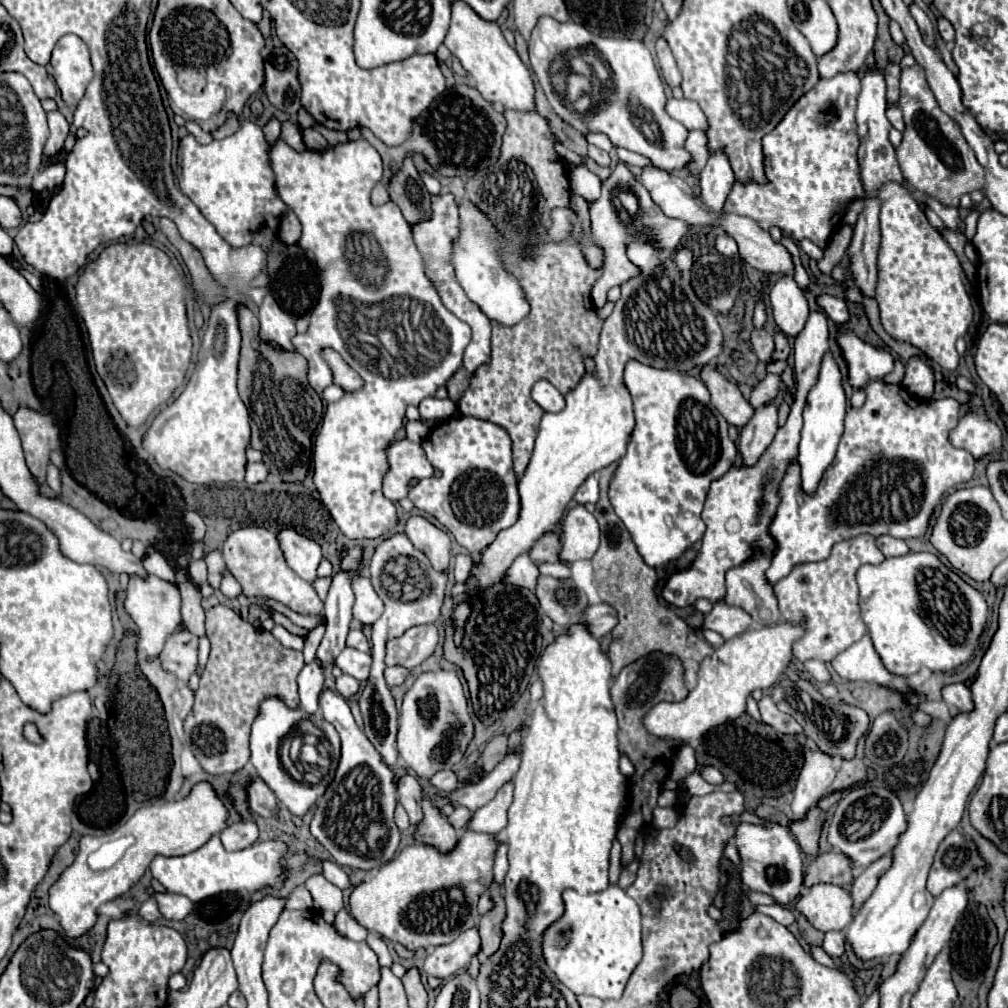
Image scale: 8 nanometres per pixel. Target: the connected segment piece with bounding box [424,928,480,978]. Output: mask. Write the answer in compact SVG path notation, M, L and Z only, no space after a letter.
M470 928L466 932L462 932L462 936L458 936L458 940L450 942L450 944L442 944L436 946L434 952L426 958L424 962L424 970L430 976L440 976L440 978L448 978L452 976L456 970L466 968L468 962L472 960L472 956L476 956L480 950L480 936L476 928Z

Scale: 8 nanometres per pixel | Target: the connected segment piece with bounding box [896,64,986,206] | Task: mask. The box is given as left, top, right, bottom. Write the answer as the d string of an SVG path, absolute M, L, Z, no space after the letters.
M920 64L902 70L900 108L904 112L906 130L902 144L896 148L896 158L906 178L904 186L920 190L946 206L958 206L962 194L984 190L984 168L978 164L974 150L960 134L958 124L946 116L942 108L938 108L934 92L930 92L930 86L926 84L926 72L922 72Z

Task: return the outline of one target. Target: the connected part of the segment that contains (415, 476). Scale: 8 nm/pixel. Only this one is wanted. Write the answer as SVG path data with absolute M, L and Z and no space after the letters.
M408 438L404 440L392 440L386 446L386 458L388 458L388 472L384 476L384 496L392 502L406 498L410 480L422 480L432 476L434 468L426 460L422 446L410 442Z

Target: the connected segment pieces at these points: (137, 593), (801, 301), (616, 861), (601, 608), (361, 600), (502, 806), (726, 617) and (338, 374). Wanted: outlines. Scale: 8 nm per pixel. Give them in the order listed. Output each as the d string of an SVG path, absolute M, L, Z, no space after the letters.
M130 576L128 588L126 588L126 600L124 608L130 614L130 618L136 622L140 630L140 640L138 648L142 648L148 658L156 658L166 642L166 638L180 626L182 616L180 616L180 590L176 584L162 580L158 576Z
M782 276L770 288L770 302L778 328L788 338L796 338L798 332L802 332L810 312L808 312L808 302L804 298L804 292L798 288L792 276Z
M614 842L614 850L610 854L610 884L616 884L620 876L620 844Z
M596 604L596 606L588 606L578 620L586 620L586 624L590 624L590 632L594 632L594 636L602 638L606 634L612 632L612 628L616 626L618 618L616 618L616 610L608 604Z
M358 576L352 582L352 588L354 588L354 594L356 594L354 618L360 620L362 624L374 624L380 618L384 606L382 606L382 600L378 598L378 594L374 592L374 588L370 584L370 578Z
M512 782L502 786L498 794L480 810L474 812L472 820L468 822L468 830L472 832L482 832L488 836L496 836L506 828L506 812L512 804Z
M718 602L718 604L714 604L712 612L706 614L700 630L714 630L728 640L728 638L734 638L734 636L746 632L752 626L754 626L754 622L752 622L750 614L746 614L740 608L728 606L726 602Z
M324 348L322 350L322 358L328 362L332 376L334 376L334 384L340 386L344 392L358 392L358 388L362 388L364 380L360 378L358 372L354 372L344 360L342 356L332 350L332 348Z

